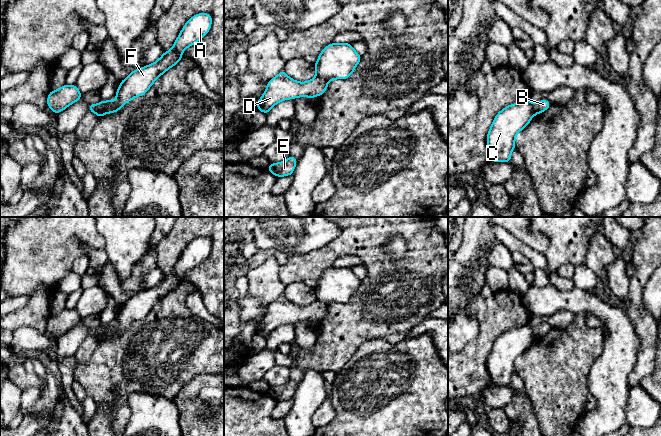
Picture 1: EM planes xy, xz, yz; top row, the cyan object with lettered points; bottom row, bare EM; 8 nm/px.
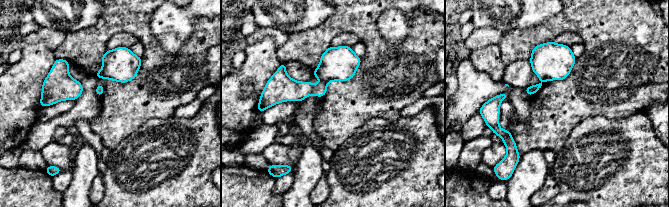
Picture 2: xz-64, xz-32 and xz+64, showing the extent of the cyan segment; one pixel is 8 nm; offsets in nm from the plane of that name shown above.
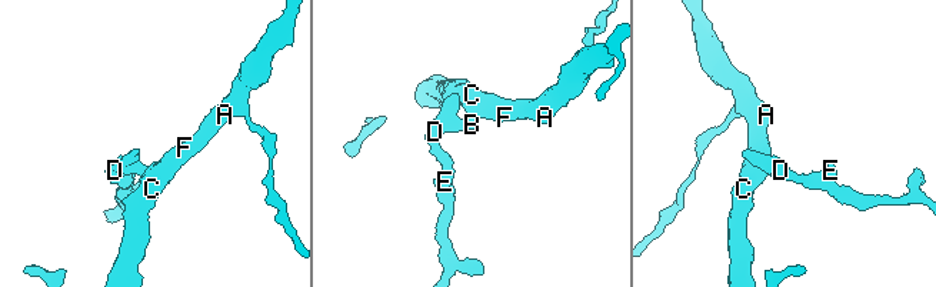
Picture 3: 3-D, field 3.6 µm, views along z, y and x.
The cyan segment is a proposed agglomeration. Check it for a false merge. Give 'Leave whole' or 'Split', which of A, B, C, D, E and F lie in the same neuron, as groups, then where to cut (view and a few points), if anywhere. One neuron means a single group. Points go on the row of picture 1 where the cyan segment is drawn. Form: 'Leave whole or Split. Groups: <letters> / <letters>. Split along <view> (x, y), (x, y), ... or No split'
Split. Groups: A C F / B D E. Split along xz (316, 75), (327, 81)

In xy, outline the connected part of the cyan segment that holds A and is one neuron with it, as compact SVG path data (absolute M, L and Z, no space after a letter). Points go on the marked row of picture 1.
M198 13L191 17L184 27L173 47L163 53L154 63L138 68L120 82L116 95L117 101L101 100L96 110L97 117L107 113L119 111L124 104L135 97L144 95L152 84L167 70L175 66L182 59L182 52L201 40L211 29L212 16Z

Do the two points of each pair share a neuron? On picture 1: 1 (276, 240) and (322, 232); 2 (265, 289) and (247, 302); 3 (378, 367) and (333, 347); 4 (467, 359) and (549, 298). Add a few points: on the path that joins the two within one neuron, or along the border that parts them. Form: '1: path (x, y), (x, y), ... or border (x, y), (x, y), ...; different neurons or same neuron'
1: path (288, 251), (305, 250), (311, 244); same neuron
2: border (247, 275), (248, 294), (255, 297), (266, 307); different neurons
3: border (370, 340), (363, 343), (344, 366), (336, 372); different neurons
4: border (520, 295), (522, 305), (529, 315); different neurons

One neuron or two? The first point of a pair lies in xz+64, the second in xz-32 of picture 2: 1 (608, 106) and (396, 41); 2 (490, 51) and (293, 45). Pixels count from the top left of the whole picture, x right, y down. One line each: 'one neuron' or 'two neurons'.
1: two neurons
2: two neurons

